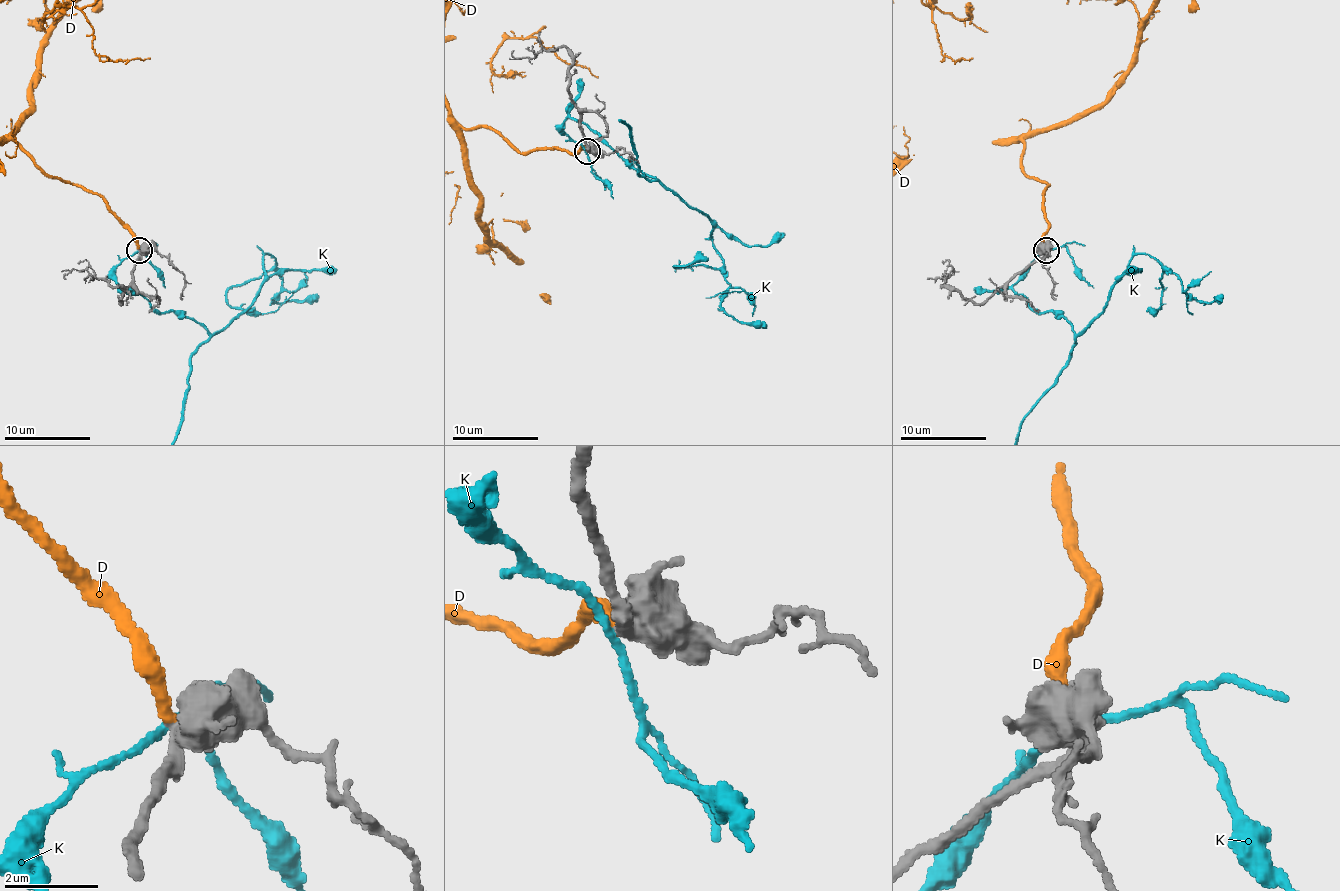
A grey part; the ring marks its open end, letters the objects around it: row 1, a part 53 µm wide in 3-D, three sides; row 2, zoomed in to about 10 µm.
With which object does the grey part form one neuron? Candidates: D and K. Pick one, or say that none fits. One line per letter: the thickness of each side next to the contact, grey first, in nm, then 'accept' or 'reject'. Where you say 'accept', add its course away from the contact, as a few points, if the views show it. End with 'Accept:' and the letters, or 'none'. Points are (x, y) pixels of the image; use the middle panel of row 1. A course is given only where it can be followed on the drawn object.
D: 650 nm thick on the grey side, 260 nm on the other; accept
K: 550 nm thick on the grey side, 150 nm on the other; reject
Accept: D

